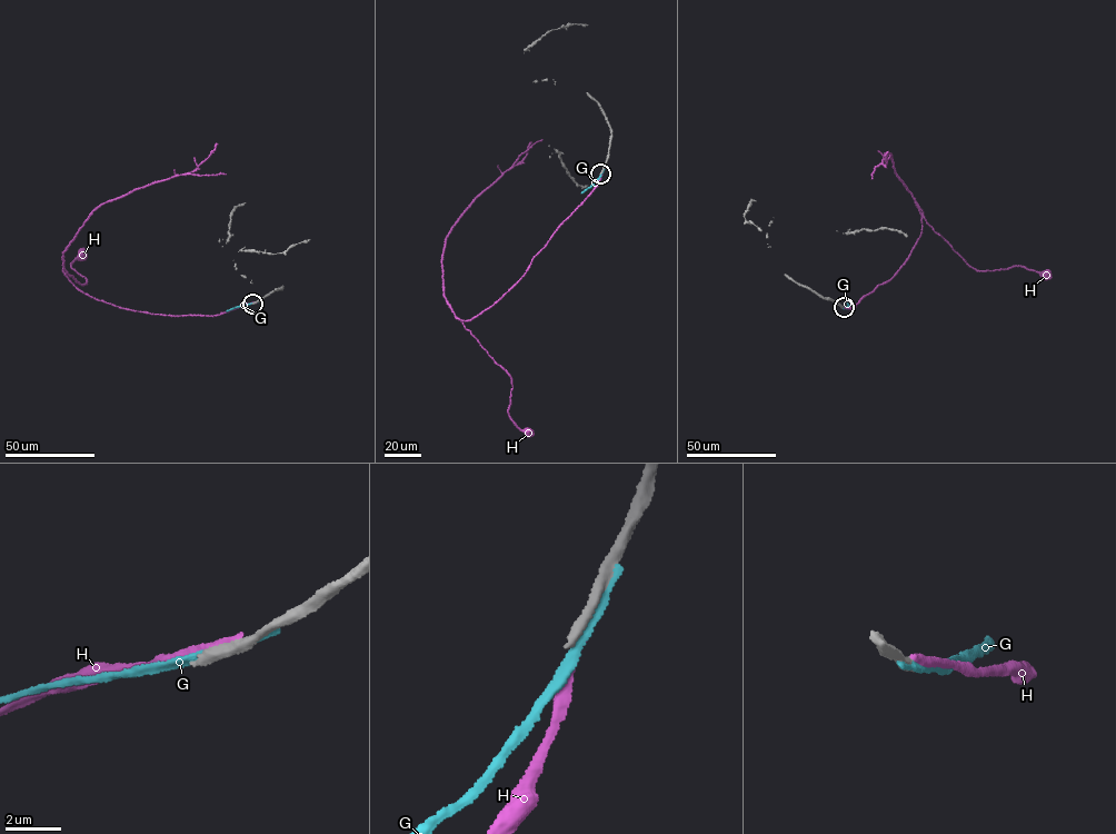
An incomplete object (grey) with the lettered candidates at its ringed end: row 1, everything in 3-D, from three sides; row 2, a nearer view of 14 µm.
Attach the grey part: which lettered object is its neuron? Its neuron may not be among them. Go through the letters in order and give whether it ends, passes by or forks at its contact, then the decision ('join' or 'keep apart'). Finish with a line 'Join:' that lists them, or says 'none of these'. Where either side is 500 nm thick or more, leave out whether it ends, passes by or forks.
G: it passes by | keep apart
H: it ends | keep apart
Join: none of these

